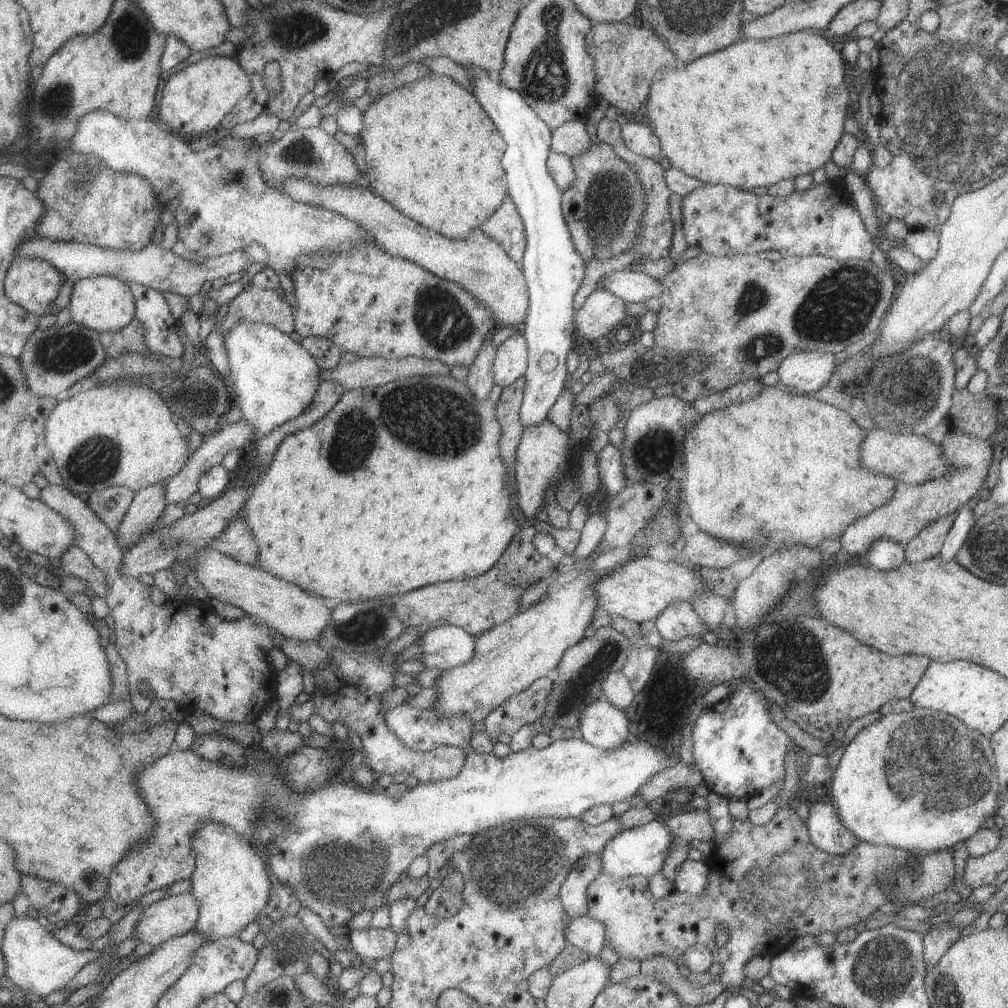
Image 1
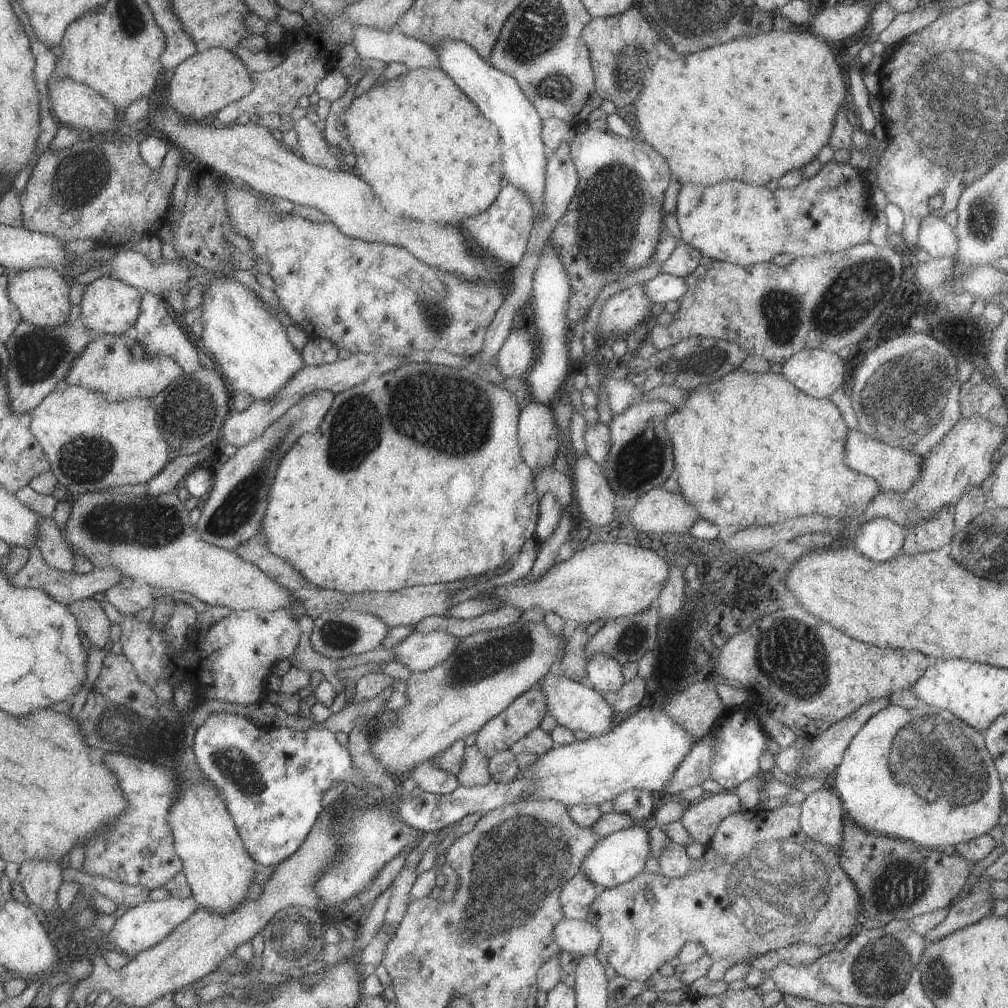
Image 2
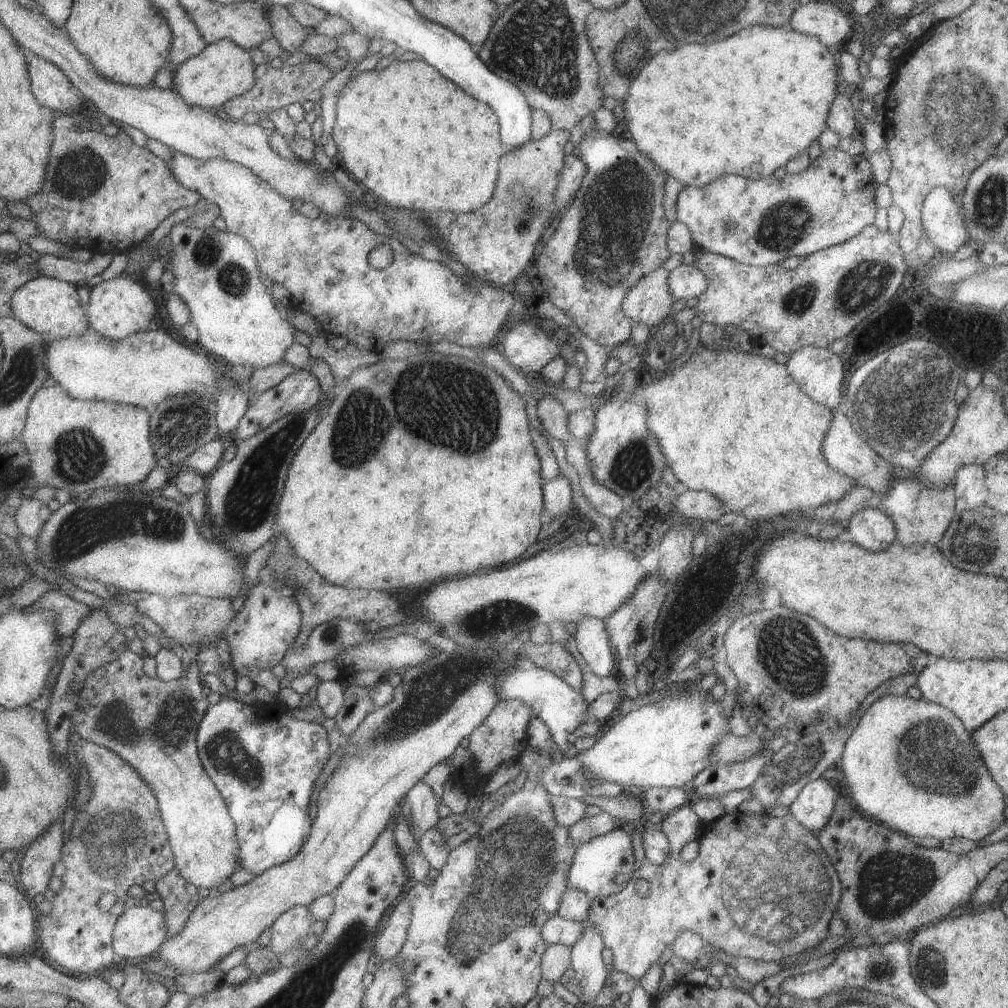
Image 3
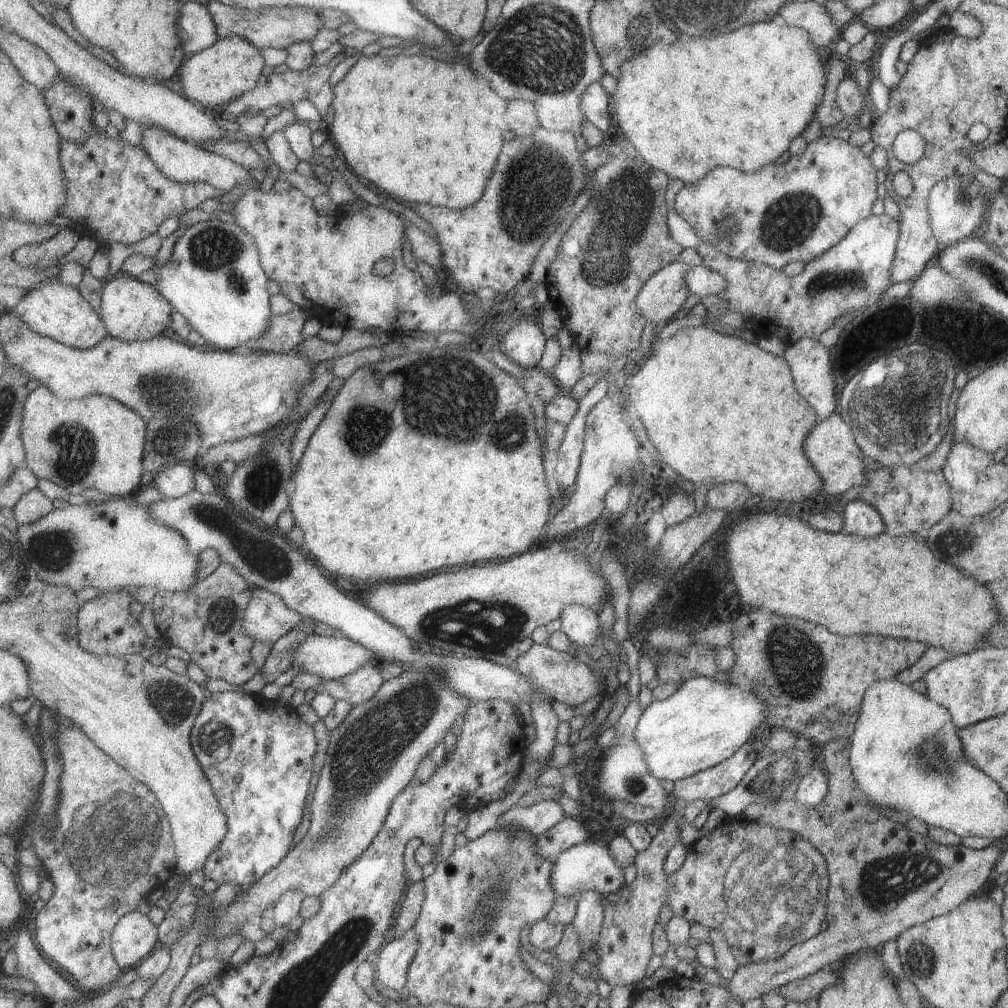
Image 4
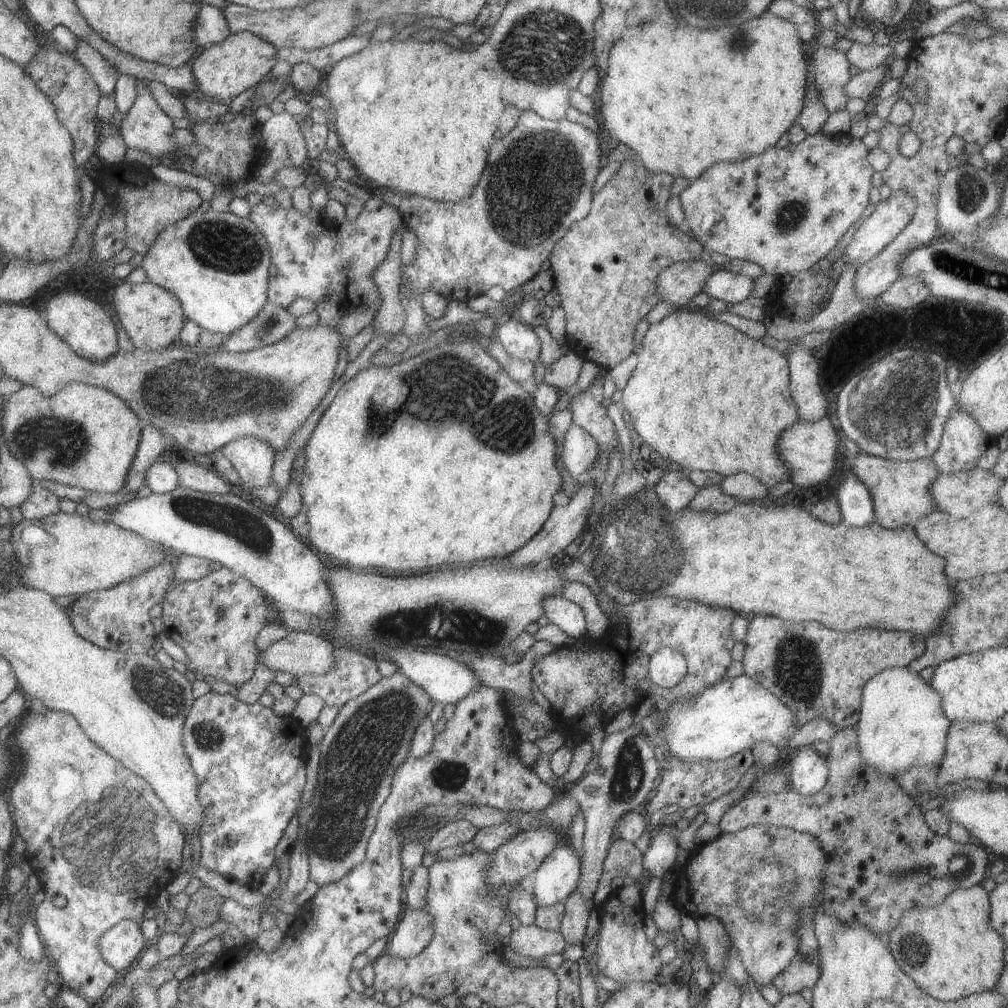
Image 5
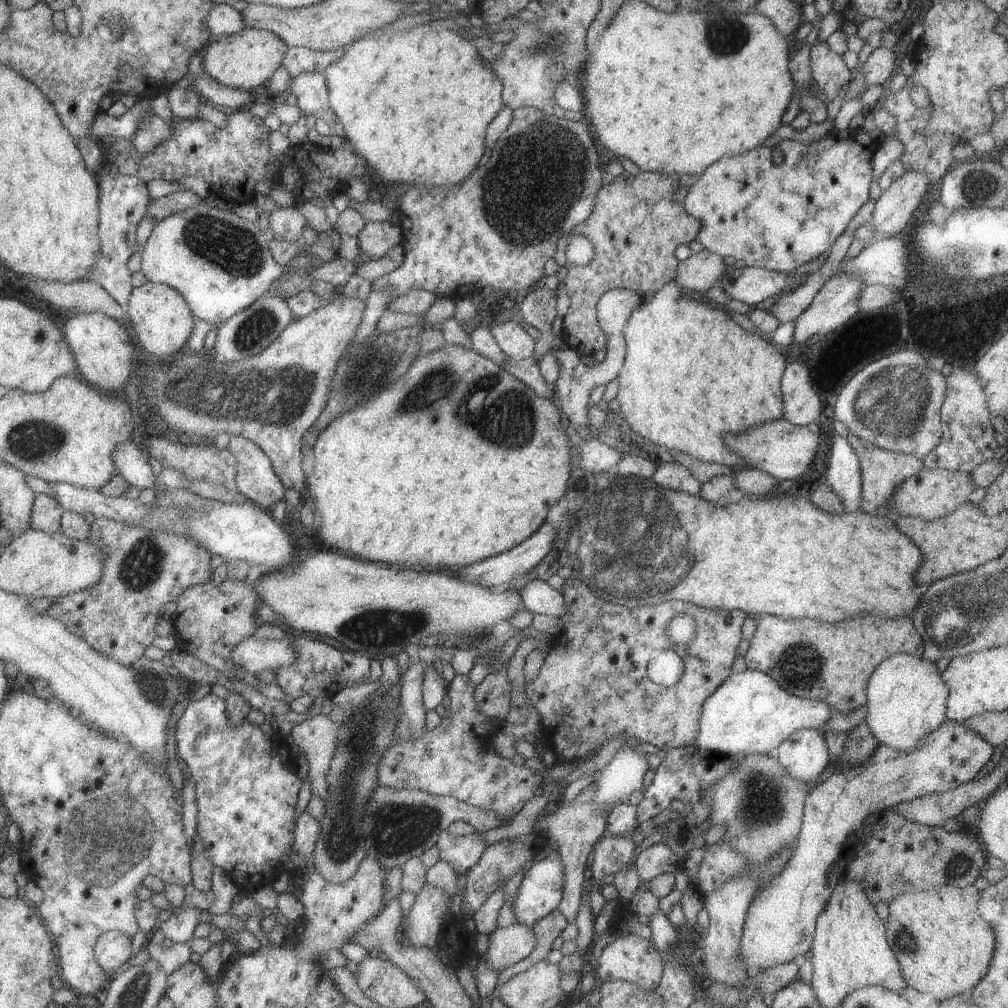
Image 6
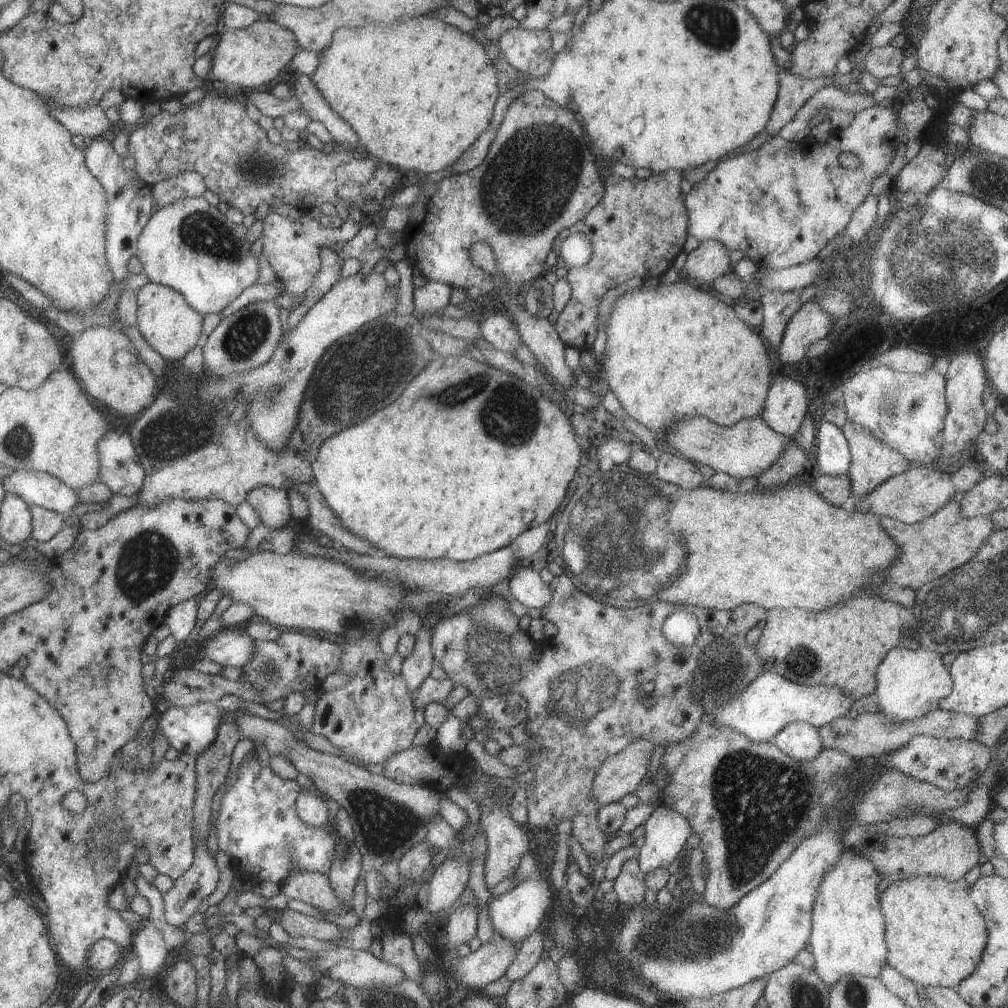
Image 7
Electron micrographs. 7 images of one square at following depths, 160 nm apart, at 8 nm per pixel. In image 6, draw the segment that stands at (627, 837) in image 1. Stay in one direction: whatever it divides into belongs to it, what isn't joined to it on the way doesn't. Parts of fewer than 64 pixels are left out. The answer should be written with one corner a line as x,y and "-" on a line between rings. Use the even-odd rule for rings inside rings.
554,854
542,861
537,861
526,870
512,900
511,910
517,923
531,928
535,921
547,916
556,908
562,899
563,869
557,854

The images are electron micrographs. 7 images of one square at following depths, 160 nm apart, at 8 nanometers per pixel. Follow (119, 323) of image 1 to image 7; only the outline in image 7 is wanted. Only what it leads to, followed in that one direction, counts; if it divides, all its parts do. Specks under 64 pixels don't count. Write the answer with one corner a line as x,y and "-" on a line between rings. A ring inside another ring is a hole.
147,283
135,290
136,327
147,343
164,359
182,359
197,346
202,329
202,314
193,310
176,290
157,283

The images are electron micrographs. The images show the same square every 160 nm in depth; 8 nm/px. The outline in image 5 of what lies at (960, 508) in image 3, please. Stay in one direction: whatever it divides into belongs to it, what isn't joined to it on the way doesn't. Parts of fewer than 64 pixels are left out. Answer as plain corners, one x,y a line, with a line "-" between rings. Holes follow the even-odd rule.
954,402
943,423
939,446
929,458
936,464
939,473
948,475
974,467
990,468
999,454
996,448
996,439
983,432
975,418
960,409
960,406

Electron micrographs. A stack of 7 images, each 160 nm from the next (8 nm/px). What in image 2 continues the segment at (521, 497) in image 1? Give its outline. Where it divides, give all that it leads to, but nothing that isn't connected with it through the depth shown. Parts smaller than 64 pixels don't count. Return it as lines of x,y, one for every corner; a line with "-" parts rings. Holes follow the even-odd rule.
528,400
518,414
517,438
523,462
536,476
543,467
553,465
559,437
552,413
543,403

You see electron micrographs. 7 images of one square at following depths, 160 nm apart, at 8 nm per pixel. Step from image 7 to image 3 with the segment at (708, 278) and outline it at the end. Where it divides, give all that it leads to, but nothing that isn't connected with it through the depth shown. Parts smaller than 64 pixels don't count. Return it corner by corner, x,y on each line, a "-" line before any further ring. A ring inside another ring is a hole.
657,267
642,276
627,292
622,300
622,311
632,320
632,324
642,322
653,330
667,316
672,316
669,308
675,298
667,286
668,276
669,271
663,267

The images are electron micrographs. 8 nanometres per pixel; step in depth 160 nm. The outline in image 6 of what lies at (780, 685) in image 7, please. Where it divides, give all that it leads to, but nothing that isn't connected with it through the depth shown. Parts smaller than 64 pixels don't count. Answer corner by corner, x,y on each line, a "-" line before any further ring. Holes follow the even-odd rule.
746,668
740,673
730,673
713,694
703,701
695,747
723,756
729,756
731,753
768,753
770,750
777,749
779,743
794,730
804,728
821,730
833,714
835,712
824,700
796,697
783,690
783,687
779,688
779,684
768,674

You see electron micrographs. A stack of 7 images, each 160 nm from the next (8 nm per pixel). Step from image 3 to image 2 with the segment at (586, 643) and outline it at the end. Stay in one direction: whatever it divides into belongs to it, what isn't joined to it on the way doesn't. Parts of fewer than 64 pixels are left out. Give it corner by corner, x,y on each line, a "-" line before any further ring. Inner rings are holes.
593,653
586,658
585,679
590,680
590,684
597,692
613,692
616,691
624,682
621,677
620,664
610,656
603,653

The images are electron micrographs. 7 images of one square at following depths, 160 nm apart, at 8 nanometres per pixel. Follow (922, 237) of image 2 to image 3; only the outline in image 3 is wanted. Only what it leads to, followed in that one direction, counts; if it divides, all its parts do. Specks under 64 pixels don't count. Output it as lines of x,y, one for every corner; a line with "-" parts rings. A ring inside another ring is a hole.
933,187
926,194
920,212
920,225
927,238
934,244
939,257
943,257
945,254
953,254
959,246
969,242
962,208
955,203
953,195
945,187

